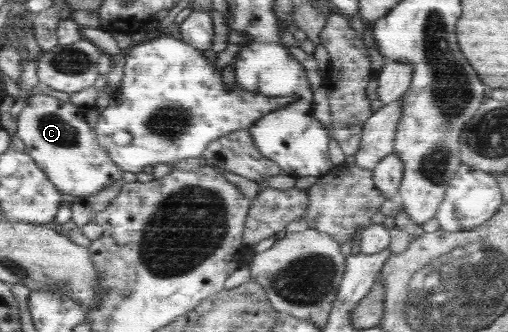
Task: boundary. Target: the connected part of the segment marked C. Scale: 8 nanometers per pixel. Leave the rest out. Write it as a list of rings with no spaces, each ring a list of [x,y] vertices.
[[[43,93],[31,94],[27,99],[28,103],[16,118],[17,137],[24,141],[33,159],[66,197],[73,200],[80,199],[81,196],[90,196],[90,194],[96,194],[98,190],[106,188],[110,182],[121,180],[124,169],[114,164],[108,152],[97,143],[97,134],[94,134],[94,130],[92,128],[88,130],[88,122],[84,116],[85,106],[63,102]]]

